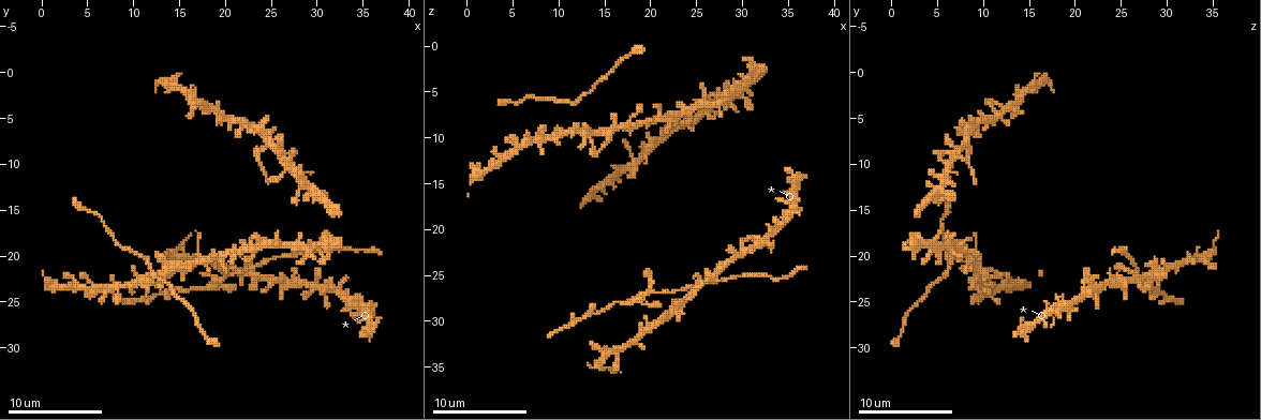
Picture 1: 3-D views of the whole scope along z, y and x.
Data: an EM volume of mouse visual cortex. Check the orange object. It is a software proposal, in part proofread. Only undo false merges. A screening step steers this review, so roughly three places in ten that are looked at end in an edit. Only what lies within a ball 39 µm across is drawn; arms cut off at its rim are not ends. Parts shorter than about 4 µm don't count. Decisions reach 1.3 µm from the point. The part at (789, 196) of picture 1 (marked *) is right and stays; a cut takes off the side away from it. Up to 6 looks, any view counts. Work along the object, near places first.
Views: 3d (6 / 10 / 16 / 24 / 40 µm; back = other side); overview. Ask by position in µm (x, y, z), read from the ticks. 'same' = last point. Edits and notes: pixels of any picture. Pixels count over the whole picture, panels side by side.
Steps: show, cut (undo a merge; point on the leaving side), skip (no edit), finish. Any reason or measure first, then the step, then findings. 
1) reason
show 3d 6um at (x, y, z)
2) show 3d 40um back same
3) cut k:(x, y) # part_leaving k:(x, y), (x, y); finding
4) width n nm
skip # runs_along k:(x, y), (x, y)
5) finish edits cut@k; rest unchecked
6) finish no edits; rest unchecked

four or more arms meet
show 3d 10um at (19.0, 22.6, 27.2)

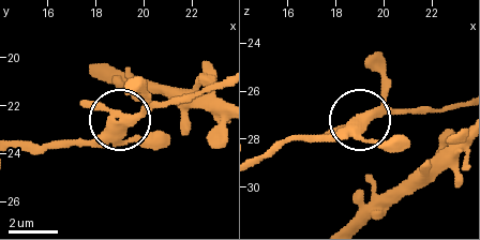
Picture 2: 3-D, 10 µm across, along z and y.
other side
show 3d 10um back at (18.8, 22.7, 27.4)

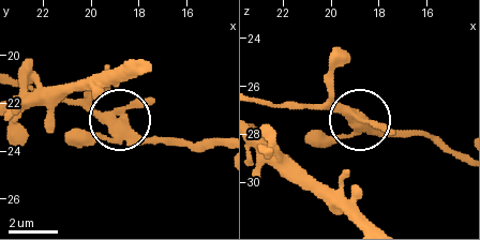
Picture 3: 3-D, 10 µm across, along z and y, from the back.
width 390 nm
skip # continuous, no second neuron

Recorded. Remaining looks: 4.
show 3d 10um at (11.8, 22.4, 8.6)

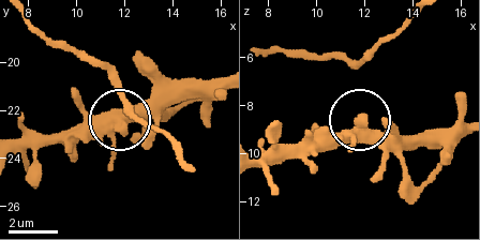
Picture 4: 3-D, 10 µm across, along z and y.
show 3d 6um at (11.8, 22.7, 8.7)

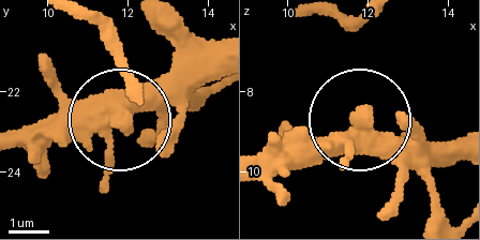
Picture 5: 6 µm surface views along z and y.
skip # runs_along 5:(215, 63), (175, 70), (114, 118), (45, 118); all the same neuron

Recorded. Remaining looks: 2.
three-way junction
show 3d 6um at (24.4, 7.6, 8.6)

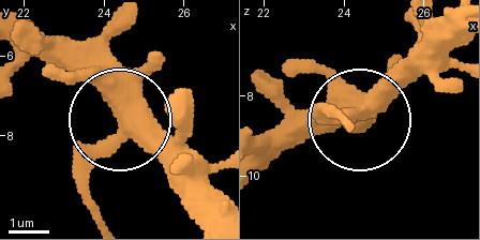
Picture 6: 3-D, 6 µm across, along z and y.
arms 3
cut 6:(93, 207) # part_leaving 6:(101, 152), (91, 179), (98, 220); a second neuron is stuck on

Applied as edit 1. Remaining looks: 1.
finish edits cut@6; rest unchecked

